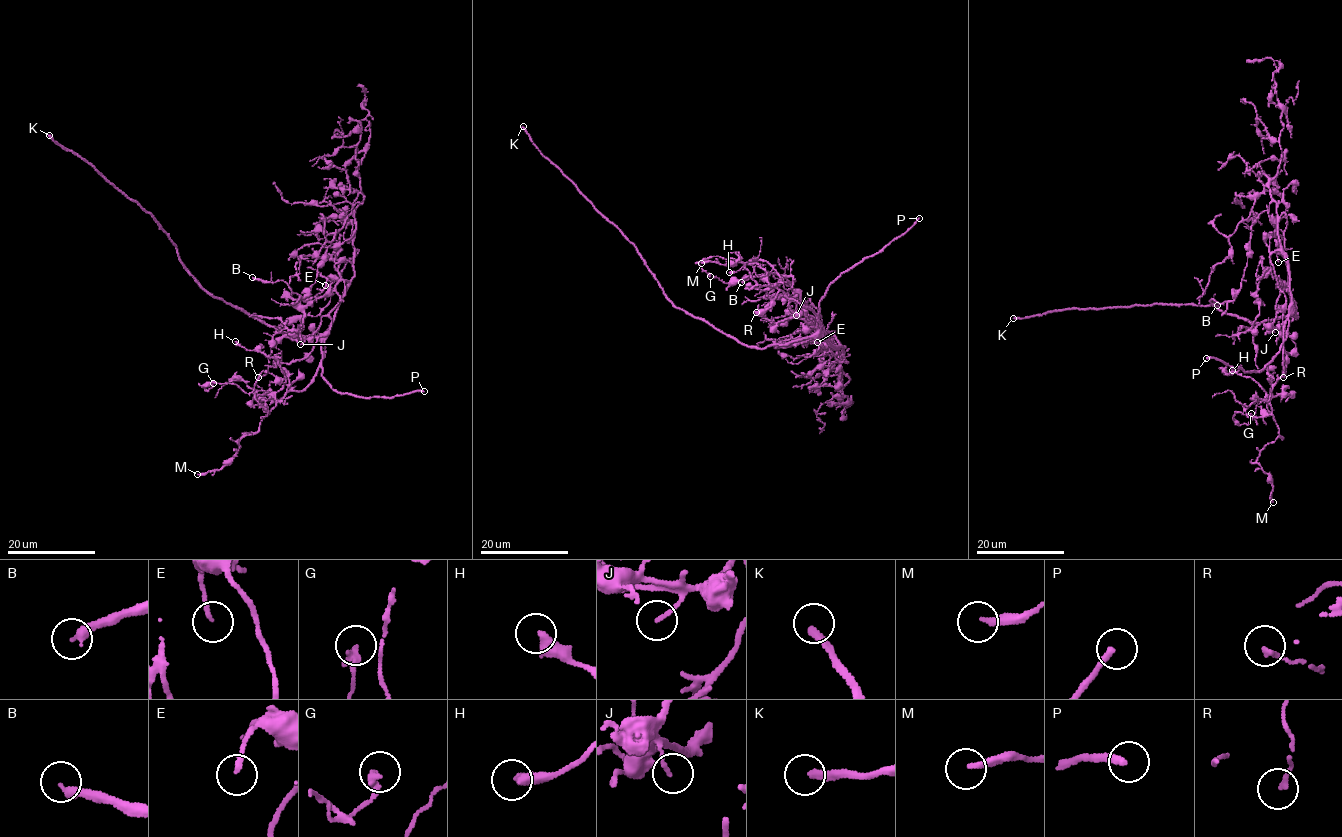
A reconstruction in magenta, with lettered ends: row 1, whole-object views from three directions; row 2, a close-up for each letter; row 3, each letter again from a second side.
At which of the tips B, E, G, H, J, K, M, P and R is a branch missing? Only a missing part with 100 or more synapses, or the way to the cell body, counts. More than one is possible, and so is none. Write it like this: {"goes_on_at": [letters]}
{"goes_on_at": ["K", "P"]}

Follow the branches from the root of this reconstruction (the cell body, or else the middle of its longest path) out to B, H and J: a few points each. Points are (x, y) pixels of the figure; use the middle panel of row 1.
B: (765, 347), (812, 341), (847, 362), (781, 277), (767, 272), (741, 282)
H: (765, 347), (811, 337), (818, 316), (774, 286), (782, 278), (766, 261), (750, 261), (729, 272)
J: (765, 347), (813, 336), (818, 332), (803, 314), (796, 315)

